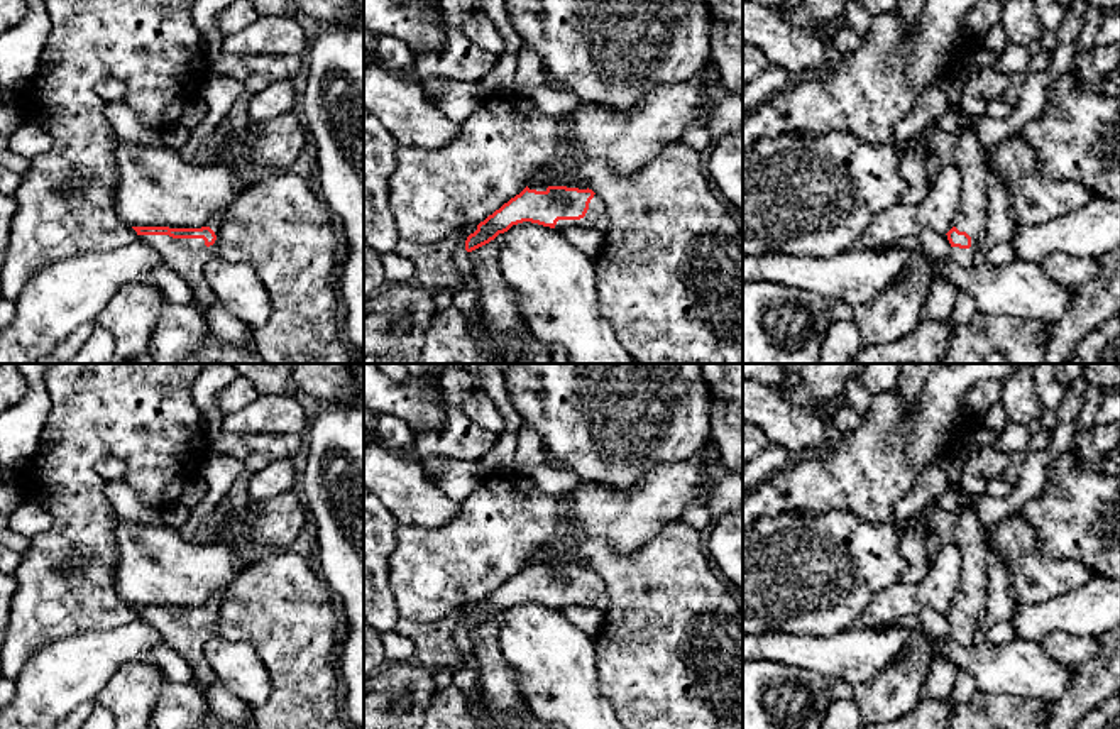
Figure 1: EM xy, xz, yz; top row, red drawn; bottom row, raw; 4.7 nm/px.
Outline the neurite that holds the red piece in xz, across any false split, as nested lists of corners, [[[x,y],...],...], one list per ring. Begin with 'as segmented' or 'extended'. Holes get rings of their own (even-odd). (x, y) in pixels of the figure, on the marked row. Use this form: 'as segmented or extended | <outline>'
extended | [[[526,186],[477,225],[477,230],[465,240],[465,250],[472,252],[486,245],[499,233],[523,222],[557,230],[563,230],[565,227],[590,227],[606,233],[609,228],[609,213],[602,200],[589,188]]]

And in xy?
extended | [[[211,217],[201,228],[132,227],[140,242],[157,250],[184,277],[195,296],[191,304],[201,313],[218,304],[203,271],[217,257],[215,240],[220,227],[220,217]]]

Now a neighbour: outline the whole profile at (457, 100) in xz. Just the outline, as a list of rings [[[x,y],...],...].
[[[448,79],[431,95],[430,103],[450,122],[462,123],[486,98],[480,81]]]

